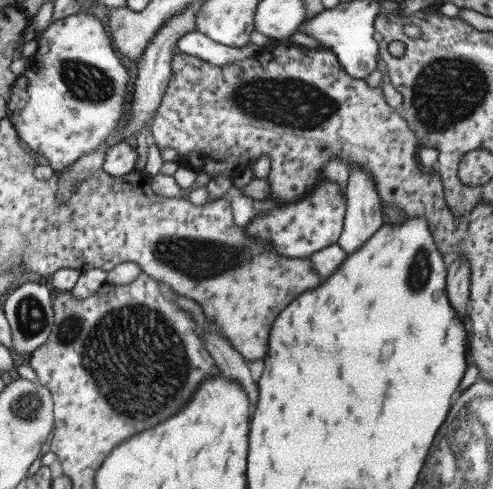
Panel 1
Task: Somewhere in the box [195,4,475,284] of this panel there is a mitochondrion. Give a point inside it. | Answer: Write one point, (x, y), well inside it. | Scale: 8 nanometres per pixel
(292, 102)

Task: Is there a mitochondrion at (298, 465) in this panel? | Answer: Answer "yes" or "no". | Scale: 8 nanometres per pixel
no

